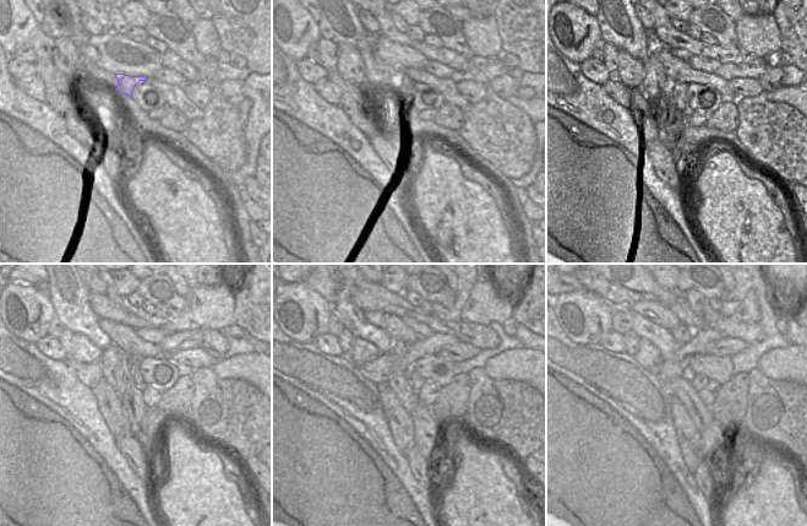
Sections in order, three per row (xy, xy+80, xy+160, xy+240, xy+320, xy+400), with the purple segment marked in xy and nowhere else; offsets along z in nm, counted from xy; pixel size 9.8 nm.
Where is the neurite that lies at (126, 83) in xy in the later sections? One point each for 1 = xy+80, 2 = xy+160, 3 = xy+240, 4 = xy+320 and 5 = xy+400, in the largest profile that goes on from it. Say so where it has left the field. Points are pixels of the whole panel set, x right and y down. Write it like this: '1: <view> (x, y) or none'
1: xy+80 (402, 88)
2: xy+160 (679, 91)
3: xy+240 (137, 378)
4: xy+320 (416, 381)
5: xy+400 (698, 381)

